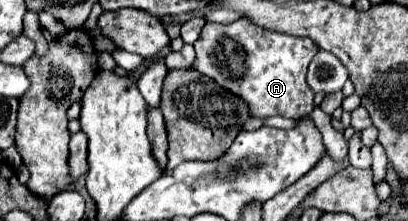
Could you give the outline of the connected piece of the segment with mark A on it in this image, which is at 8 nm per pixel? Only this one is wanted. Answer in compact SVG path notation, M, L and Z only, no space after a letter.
M206 23L194 47L196 71L248 101L252 117L282 115L302 119L314 109L314 95L306 85L306 69L318 53L312 41L264 31L260 27L238 27L238 23L224 27L210 27L210 23Z

